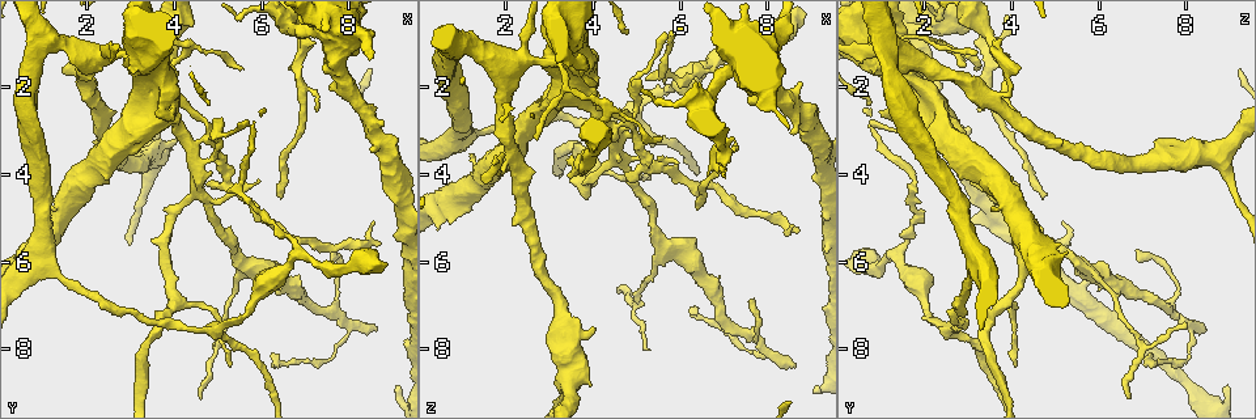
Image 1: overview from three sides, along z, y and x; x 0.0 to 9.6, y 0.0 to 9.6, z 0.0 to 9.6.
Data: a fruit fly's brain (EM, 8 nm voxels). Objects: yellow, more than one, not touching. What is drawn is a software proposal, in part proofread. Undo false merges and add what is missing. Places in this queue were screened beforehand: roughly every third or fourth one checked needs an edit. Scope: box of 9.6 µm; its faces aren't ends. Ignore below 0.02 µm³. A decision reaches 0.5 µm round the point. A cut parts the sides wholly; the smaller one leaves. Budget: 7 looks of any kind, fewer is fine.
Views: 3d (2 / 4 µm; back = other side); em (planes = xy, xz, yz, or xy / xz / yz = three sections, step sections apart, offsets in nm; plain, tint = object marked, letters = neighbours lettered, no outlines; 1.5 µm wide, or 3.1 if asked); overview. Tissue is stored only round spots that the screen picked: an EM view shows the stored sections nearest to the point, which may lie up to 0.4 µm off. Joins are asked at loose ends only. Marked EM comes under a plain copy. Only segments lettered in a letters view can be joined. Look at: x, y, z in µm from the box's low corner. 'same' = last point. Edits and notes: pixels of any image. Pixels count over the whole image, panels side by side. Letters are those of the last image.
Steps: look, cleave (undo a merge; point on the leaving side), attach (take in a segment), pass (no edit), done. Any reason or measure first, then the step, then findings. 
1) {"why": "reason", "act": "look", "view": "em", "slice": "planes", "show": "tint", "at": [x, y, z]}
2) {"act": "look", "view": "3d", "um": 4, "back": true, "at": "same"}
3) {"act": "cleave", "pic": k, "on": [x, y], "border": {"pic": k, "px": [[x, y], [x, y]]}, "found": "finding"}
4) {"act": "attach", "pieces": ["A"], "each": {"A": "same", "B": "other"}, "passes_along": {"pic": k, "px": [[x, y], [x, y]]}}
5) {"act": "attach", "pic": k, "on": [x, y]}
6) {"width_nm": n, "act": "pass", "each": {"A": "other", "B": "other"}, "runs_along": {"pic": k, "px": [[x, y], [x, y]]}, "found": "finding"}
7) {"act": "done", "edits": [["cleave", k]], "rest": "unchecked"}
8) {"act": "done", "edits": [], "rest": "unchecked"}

{"act": "look", "view": "em", "slice": "planes", "show": "letters", "at": [1.70, 0.85, 3.70]}

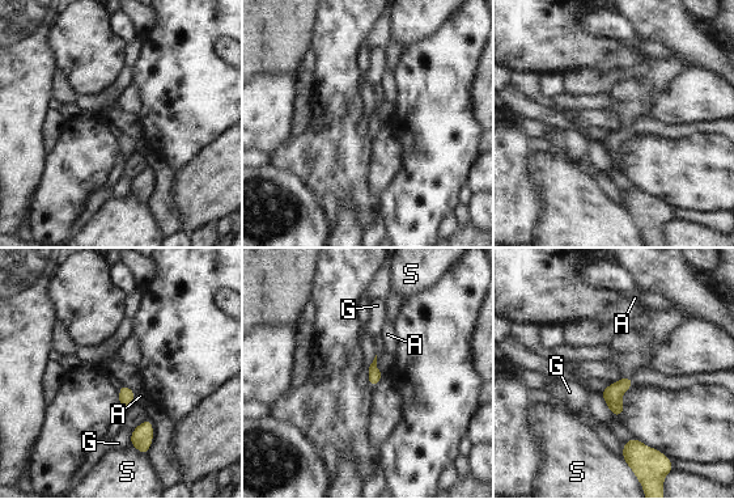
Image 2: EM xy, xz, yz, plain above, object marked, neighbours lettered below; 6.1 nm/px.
{"width_nm": 80, "longest_contact_nm": ["S", 120], "act": "pass", "each": {"A": "other", "G": "other", "S": "other"}, "found": "none of them fits"}

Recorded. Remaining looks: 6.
{"act": "look", "view": "3d", "um": 2, "at": [6.50, 4.55, 4.75]}

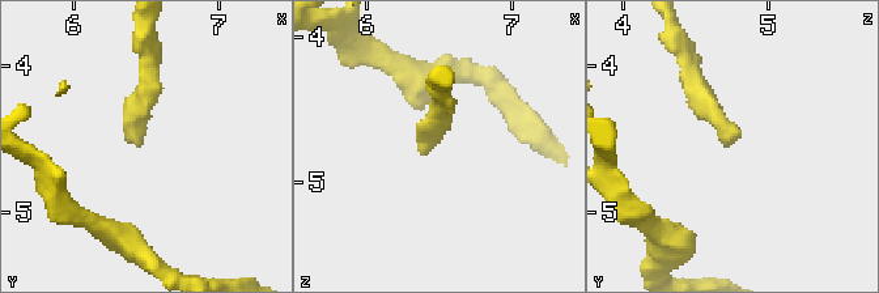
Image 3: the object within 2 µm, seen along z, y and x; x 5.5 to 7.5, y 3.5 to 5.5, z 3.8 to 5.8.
{"act": "look", "view": "em", "slice": "planes", "show": "letters", "at": [6.46, 4.52, 4.68]}

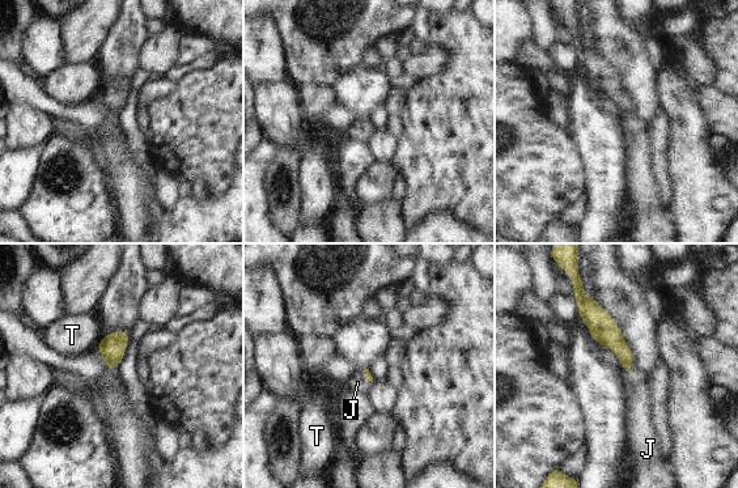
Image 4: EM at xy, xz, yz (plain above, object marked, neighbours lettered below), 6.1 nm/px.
{"longest_contact_nm": ["T", 90], "act": "attach", "pieces": ["J"], "each": {"J": "same", "T": "other"}, "passes_along": {"pic": 4, "px": [[610, 336], [630, 372], [640, 411]]}, "found": "it goes on there"}

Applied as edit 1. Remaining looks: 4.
{"why": "redraw", "act": "look", "view": "overview"}

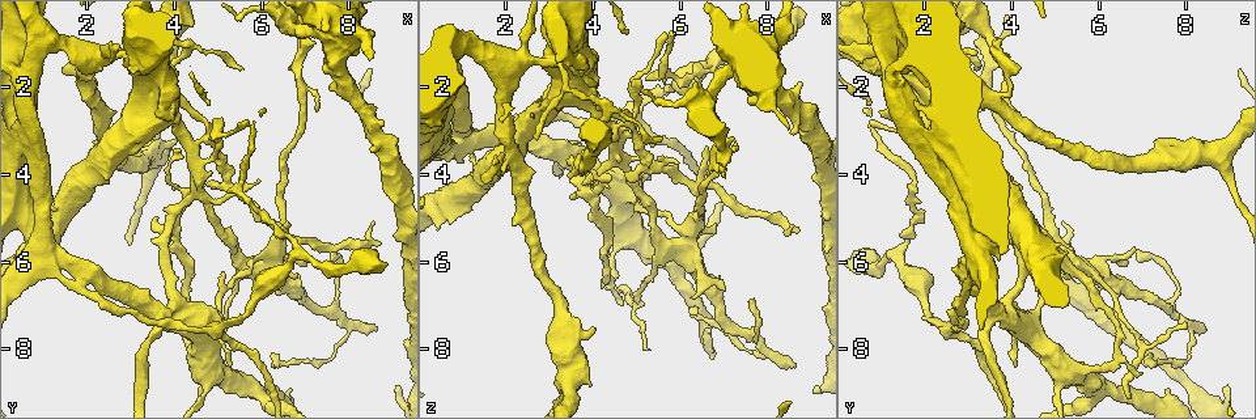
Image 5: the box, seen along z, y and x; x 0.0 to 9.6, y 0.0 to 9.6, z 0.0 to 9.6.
{"why": "stops while still wide", "act": "look", "view": "em", "um": 3.1, "slice": "planes", "show": "letters", "at": [8.55, 2.85, 3.00]}

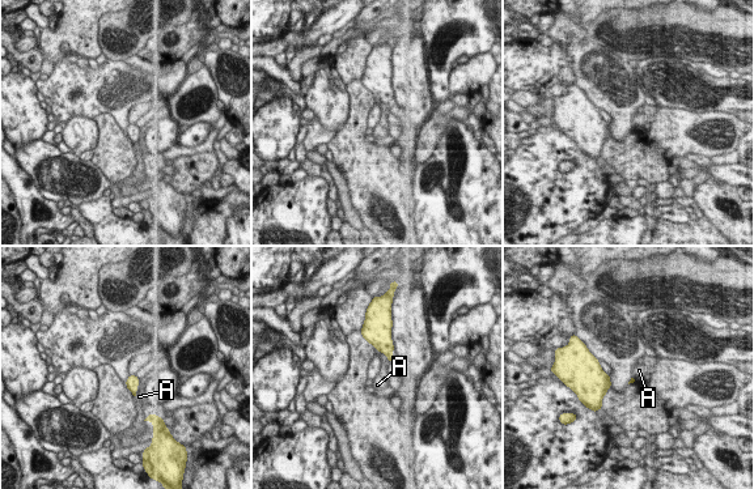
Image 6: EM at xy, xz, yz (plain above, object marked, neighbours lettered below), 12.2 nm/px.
{"longest_contact_nm": ["A", 180], "act": "pass", "each": {"A": "other"}, "found": "no lettered segment goes on from it"}

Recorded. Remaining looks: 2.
{"act": "done", "edits": [["attach", 4]], "rest": "unchecked"}

